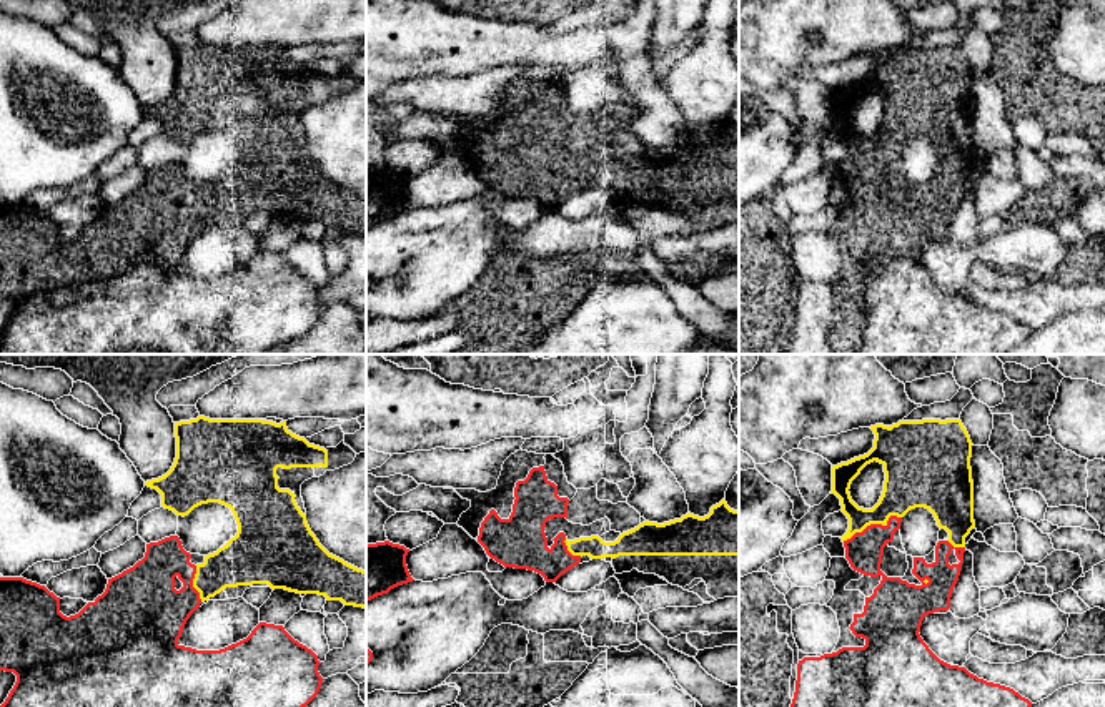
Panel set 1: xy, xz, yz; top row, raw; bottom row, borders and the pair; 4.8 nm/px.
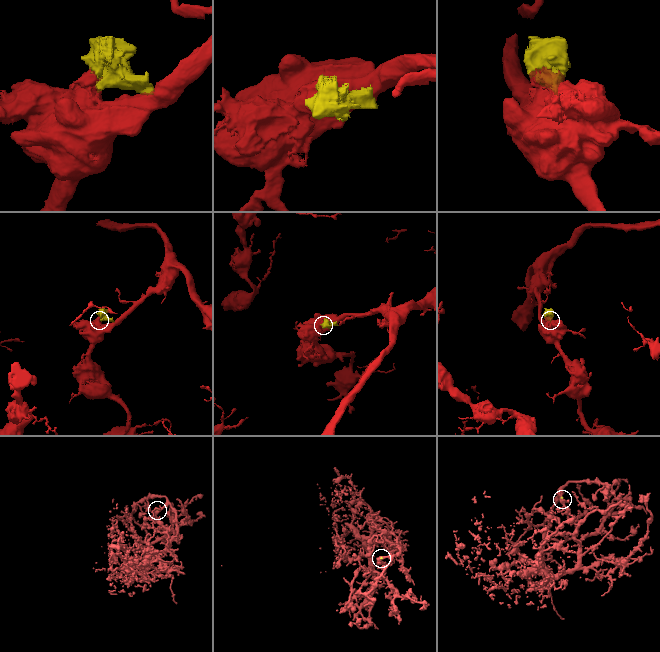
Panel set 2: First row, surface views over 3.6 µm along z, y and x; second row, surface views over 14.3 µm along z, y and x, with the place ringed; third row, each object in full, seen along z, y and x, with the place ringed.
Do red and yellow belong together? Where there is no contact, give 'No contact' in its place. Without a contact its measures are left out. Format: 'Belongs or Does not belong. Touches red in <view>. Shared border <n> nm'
Belongs. Touches red in yz. Shared border 320 nm

